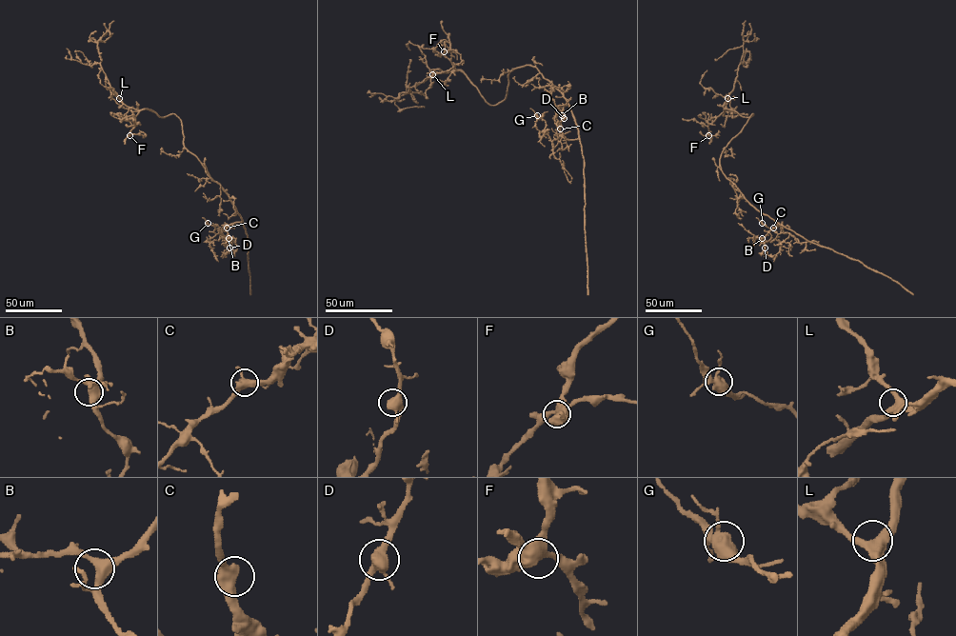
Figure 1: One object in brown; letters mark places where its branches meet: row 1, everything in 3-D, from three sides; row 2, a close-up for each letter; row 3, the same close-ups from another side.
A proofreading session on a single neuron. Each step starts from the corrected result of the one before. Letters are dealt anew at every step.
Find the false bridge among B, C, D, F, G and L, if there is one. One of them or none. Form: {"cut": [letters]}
{"cut": []}

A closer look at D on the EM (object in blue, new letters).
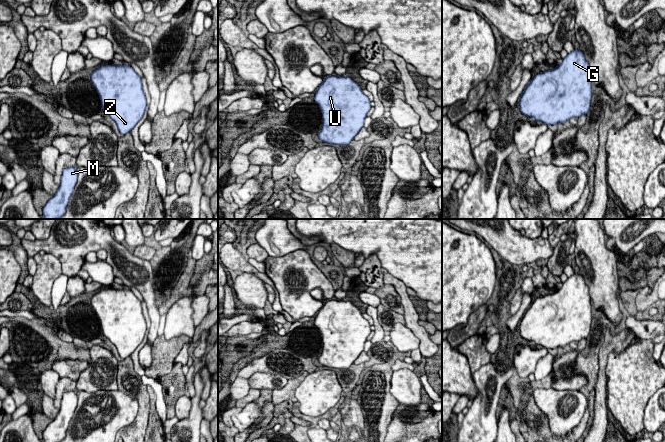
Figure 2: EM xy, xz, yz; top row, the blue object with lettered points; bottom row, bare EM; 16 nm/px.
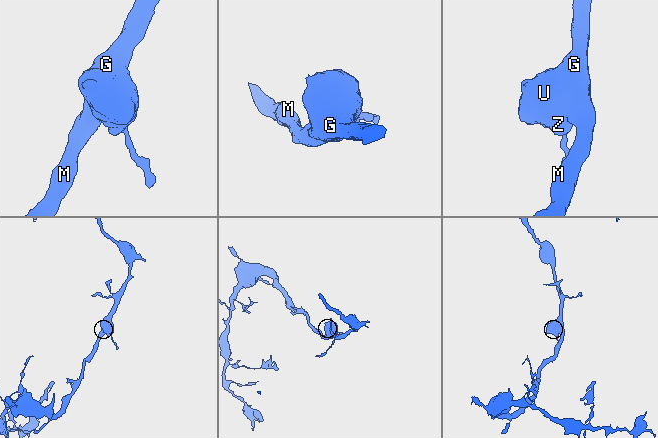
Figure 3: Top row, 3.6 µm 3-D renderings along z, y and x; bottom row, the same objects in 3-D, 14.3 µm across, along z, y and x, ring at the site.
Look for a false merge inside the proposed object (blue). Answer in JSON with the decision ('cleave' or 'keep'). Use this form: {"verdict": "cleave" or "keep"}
{"verdict": "keep"}

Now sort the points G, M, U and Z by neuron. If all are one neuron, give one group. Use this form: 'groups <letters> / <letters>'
groups G M U Z

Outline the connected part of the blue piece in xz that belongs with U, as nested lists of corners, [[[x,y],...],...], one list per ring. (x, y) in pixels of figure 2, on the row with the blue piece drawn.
[[[326,76],[315,93],[314,101],[322,111],[323,124],[318,132],[322,142],[348,145],[364,127],[364,120],[371,109],[369,98],[350,77]]]

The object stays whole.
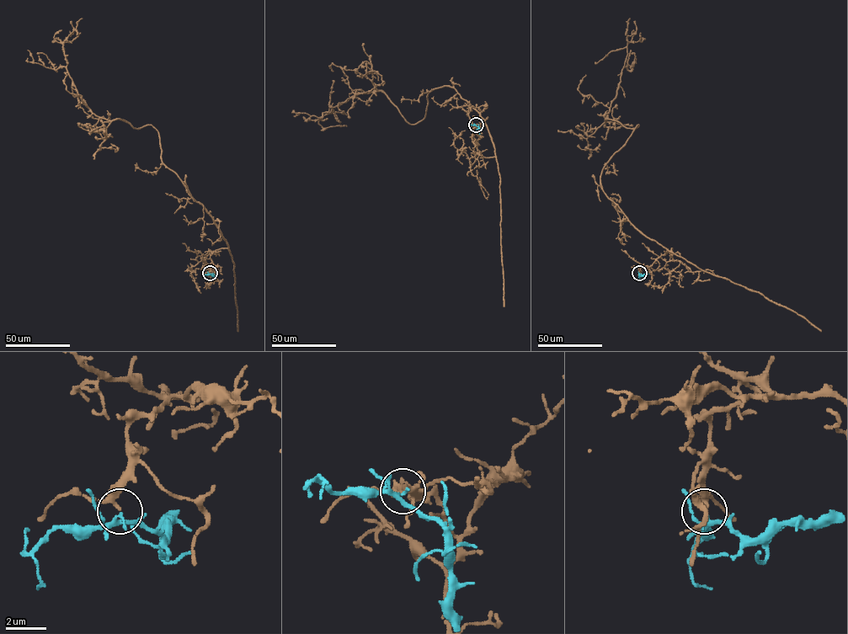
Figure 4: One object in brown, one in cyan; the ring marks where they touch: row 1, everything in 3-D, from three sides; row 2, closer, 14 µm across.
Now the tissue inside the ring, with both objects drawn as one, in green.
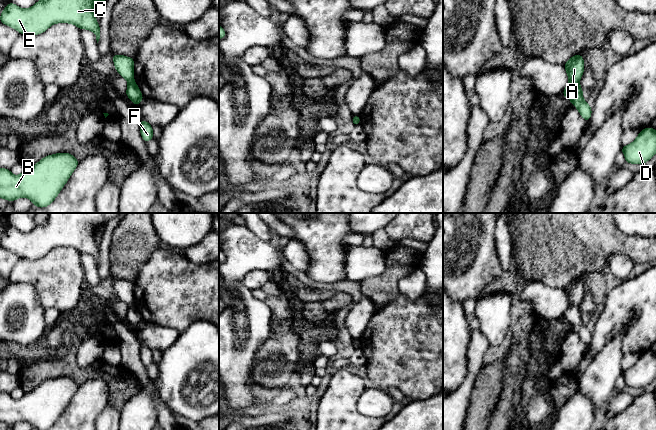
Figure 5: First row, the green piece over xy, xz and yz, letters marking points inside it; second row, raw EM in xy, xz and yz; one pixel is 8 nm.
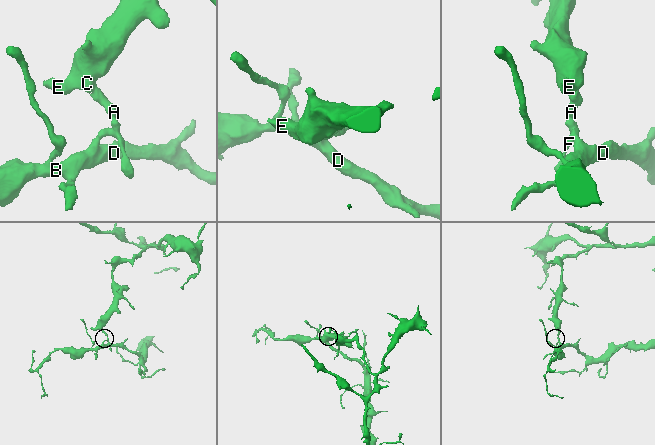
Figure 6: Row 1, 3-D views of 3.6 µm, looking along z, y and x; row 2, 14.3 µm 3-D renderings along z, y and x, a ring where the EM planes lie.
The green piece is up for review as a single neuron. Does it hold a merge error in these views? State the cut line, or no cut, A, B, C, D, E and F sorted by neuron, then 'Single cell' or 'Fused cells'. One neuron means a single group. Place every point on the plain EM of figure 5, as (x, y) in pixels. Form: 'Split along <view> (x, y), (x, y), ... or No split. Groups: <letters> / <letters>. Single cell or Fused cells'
Split along yz (570, 305), (578, 306). Groups: A C E / B D F. Fused cells

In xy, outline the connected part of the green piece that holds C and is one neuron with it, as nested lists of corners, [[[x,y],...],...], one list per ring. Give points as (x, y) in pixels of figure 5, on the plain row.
[[[48,213],[47,220],[31,232],[21,233],[9,226],[0,247],[29,260],[41,258],[56,247],[70,247],[93,255],[98,267],[100,251],[95,234],[117,215],[120,213]]]

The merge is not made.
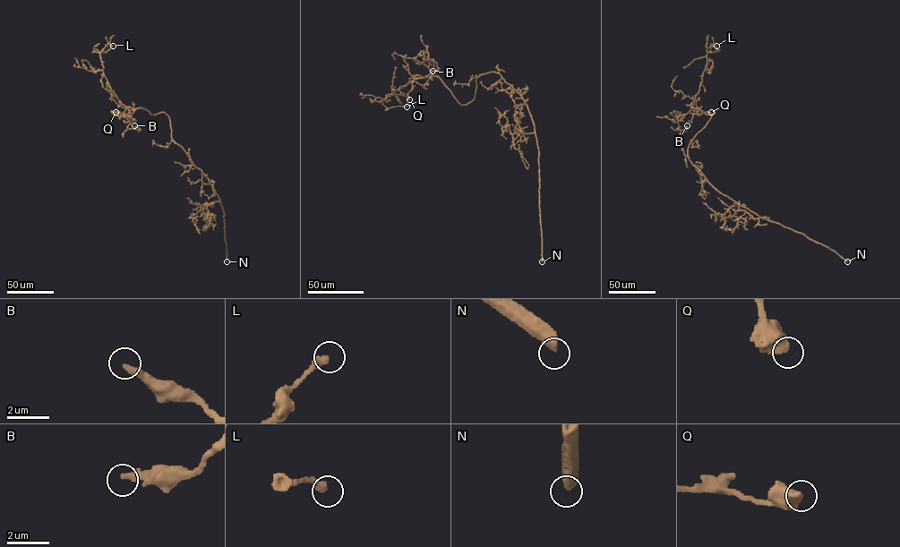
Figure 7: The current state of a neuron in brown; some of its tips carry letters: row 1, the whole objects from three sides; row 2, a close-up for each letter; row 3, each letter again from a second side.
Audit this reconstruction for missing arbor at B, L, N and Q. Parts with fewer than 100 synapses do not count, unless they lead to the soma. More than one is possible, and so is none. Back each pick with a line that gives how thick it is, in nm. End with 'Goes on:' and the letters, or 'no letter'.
N: 480 nm
Goes on: N

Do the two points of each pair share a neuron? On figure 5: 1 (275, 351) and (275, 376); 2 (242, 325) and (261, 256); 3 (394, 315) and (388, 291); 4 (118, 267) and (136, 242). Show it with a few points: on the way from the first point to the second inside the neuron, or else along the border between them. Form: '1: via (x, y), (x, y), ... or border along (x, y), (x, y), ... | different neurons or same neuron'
1: via (275, 357), (275, 370) | same neuron
2: via (243, 307), (237, 275), (243, 269) | same neuron
3: border along (398, 294), (389, 299), (380, 309) | different neurons
4: via (124, 261), (130, 248) | same neuron

